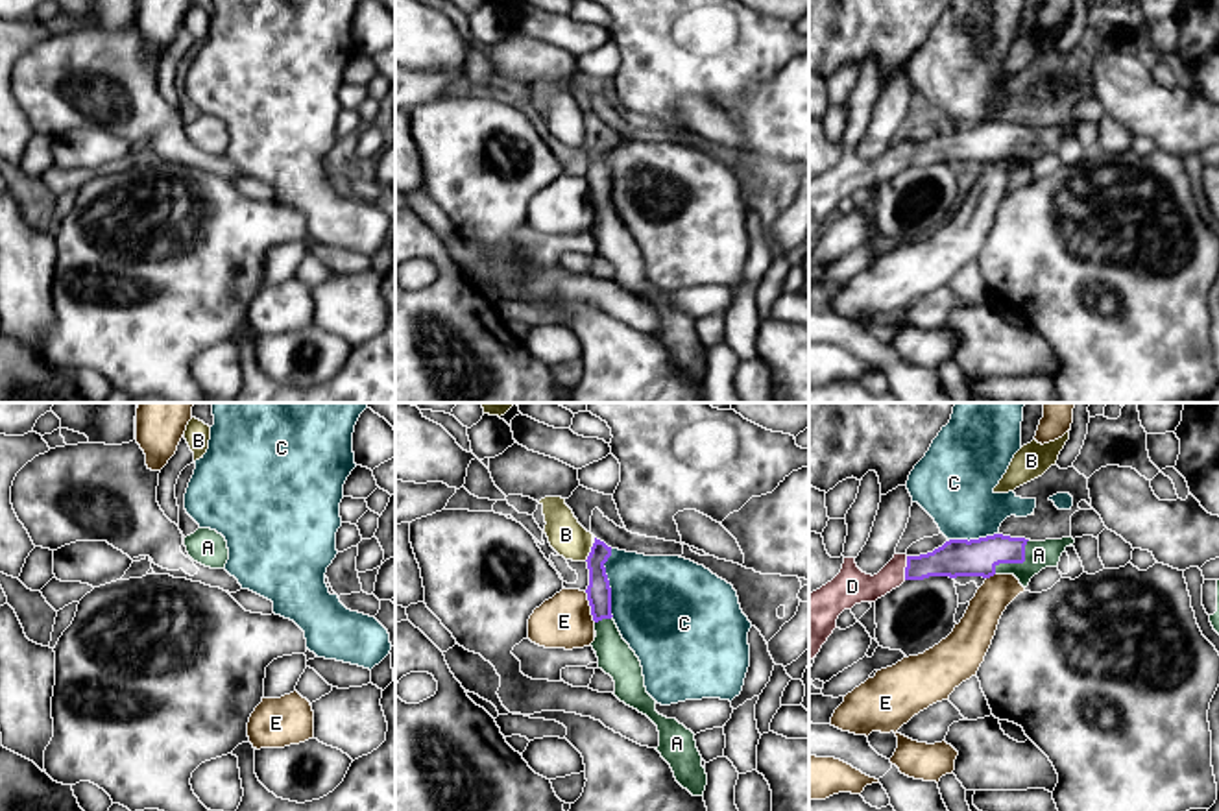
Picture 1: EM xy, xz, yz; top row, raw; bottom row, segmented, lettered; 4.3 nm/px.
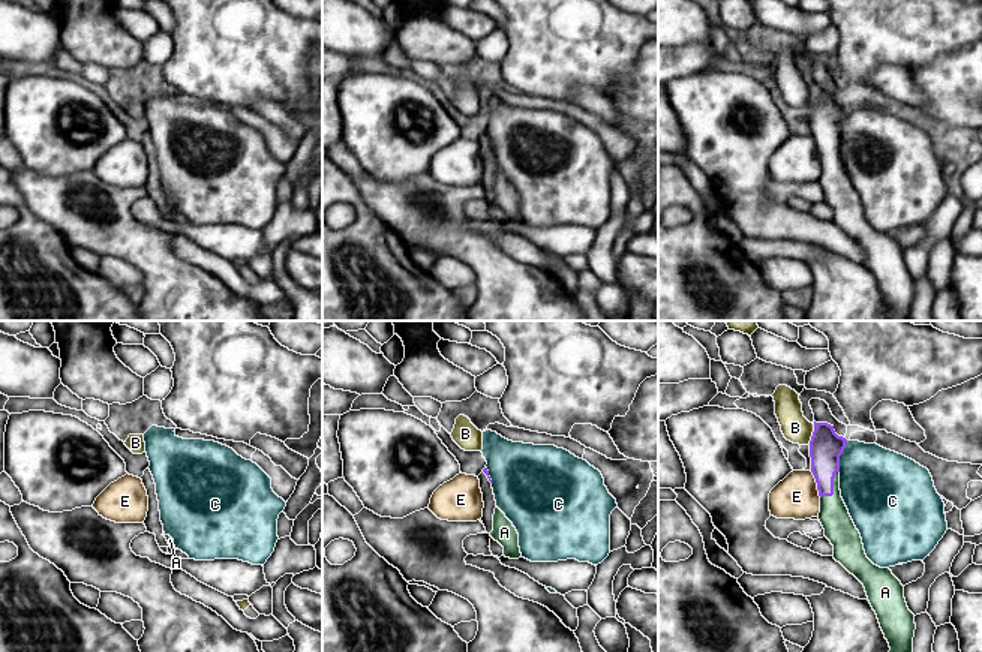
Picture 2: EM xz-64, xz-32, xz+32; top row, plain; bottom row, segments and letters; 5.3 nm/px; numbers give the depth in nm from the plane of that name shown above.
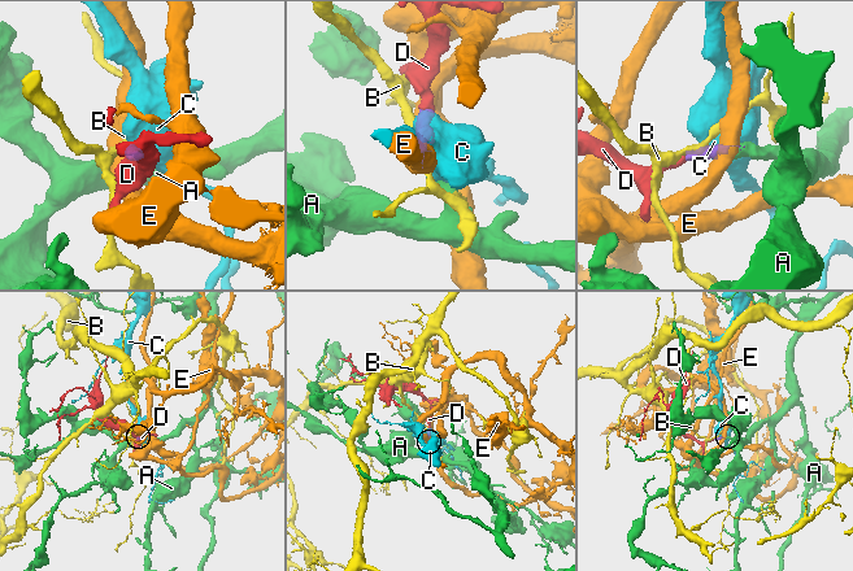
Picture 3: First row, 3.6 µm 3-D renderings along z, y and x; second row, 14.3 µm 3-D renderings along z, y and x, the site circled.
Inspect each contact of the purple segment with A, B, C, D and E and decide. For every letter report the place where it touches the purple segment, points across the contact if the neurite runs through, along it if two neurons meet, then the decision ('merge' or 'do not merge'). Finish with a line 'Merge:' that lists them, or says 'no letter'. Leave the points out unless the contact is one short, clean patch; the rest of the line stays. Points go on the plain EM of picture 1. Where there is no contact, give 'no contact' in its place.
A: contact yz (1016, 148); way yz (979, 143), (1016, 148), (1038, 141); merge
B: contact xz (590, 139); border xz (593, 130), (584, 146); do not merge
C: contact xz (608, 170); border xz (612, 135), (604, 150), (610, 174), (610, 204); do not merge
D: contact yz (905, 154); way yz (955, 145), (905, 154), (878, 172), (852, 172); merge
E: contact xz (590, 191); border xz (584, 178), (595, 207); do not merge
Merge: A, D

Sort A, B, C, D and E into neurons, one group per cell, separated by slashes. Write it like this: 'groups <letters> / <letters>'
groups A D / B / C / E

